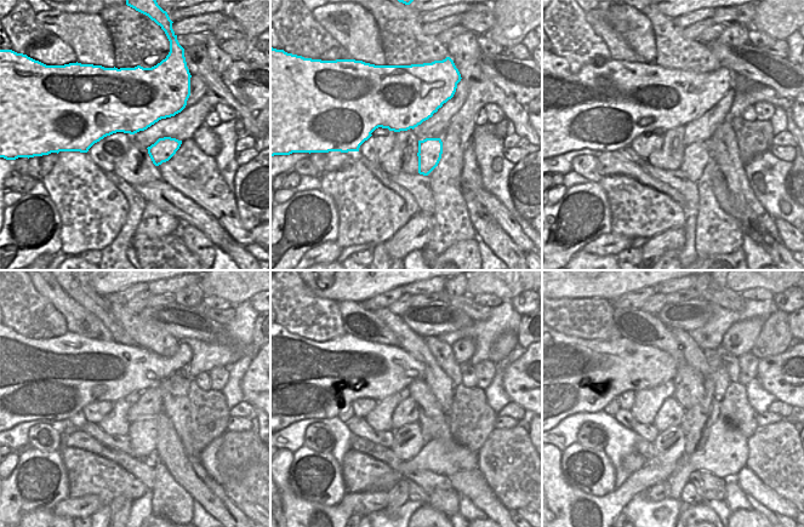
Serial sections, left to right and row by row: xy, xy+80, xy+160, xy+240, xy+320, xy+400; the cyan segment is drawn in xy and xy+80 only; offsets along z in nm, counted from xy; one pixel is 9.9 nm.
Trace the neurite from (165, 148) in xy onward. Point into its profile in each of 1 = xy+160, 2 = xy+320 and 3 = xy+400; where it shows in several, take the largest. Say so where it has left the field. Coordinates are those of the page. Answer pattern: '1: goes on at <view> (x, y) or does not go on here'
1: goes on at xy+160 (696, 155)
2: goes on at xy+320 (408, 441)
3: goes on at xy+400 (670, 445)

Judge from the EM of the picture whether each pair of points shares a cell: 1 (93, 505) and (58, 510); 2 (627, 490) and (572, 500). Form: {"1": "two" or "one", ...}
{"1": "one", "2": "one"}

